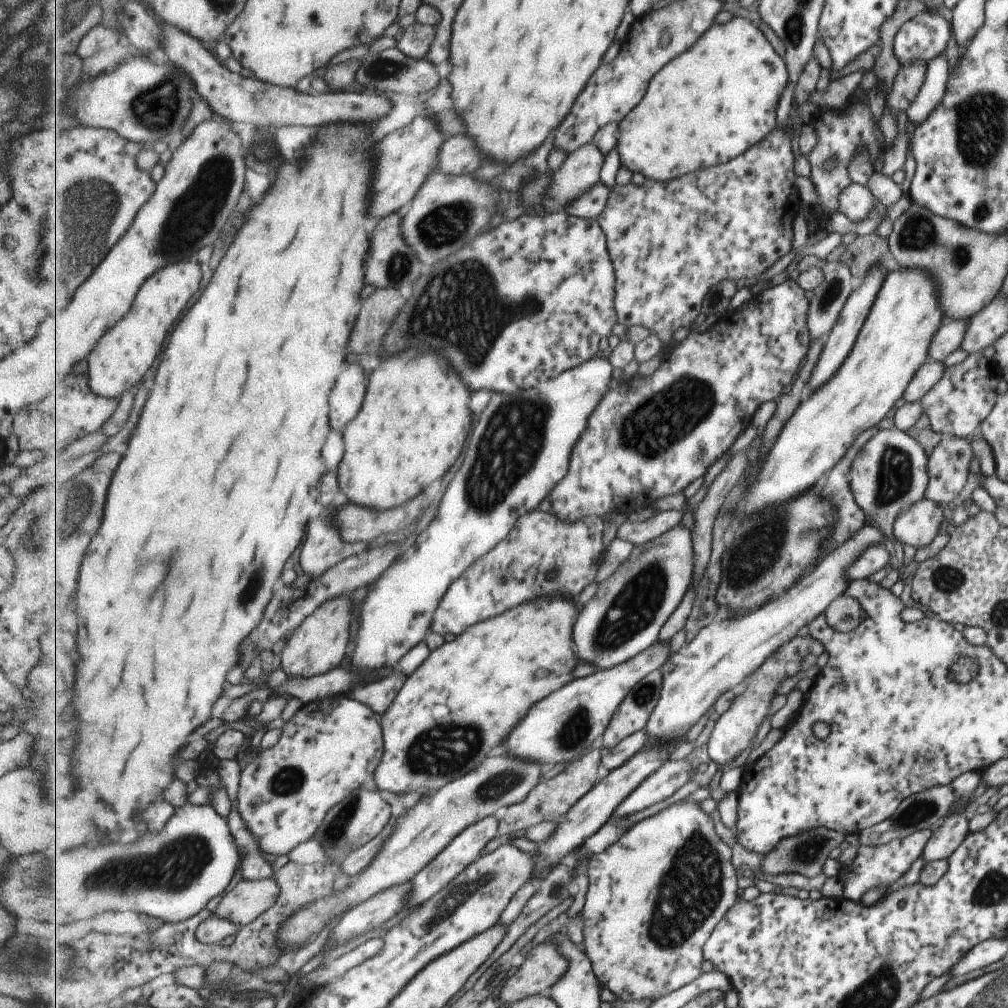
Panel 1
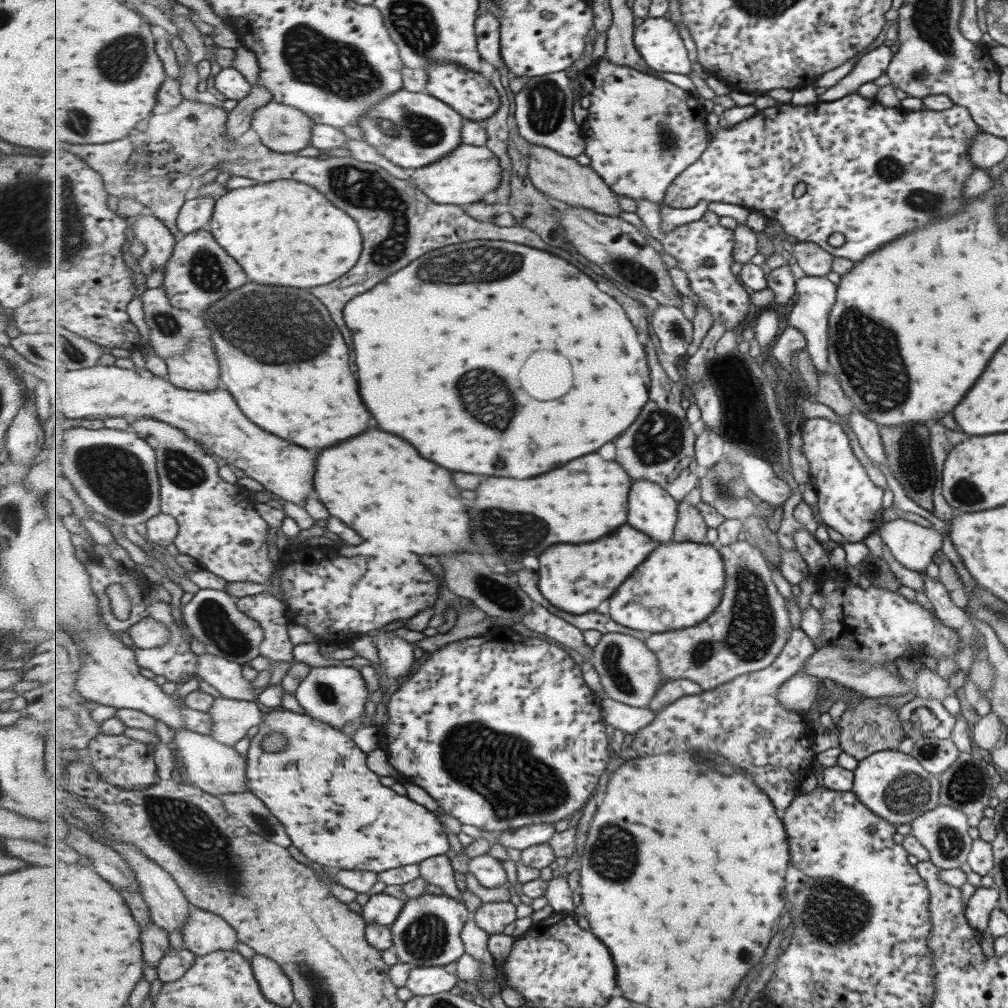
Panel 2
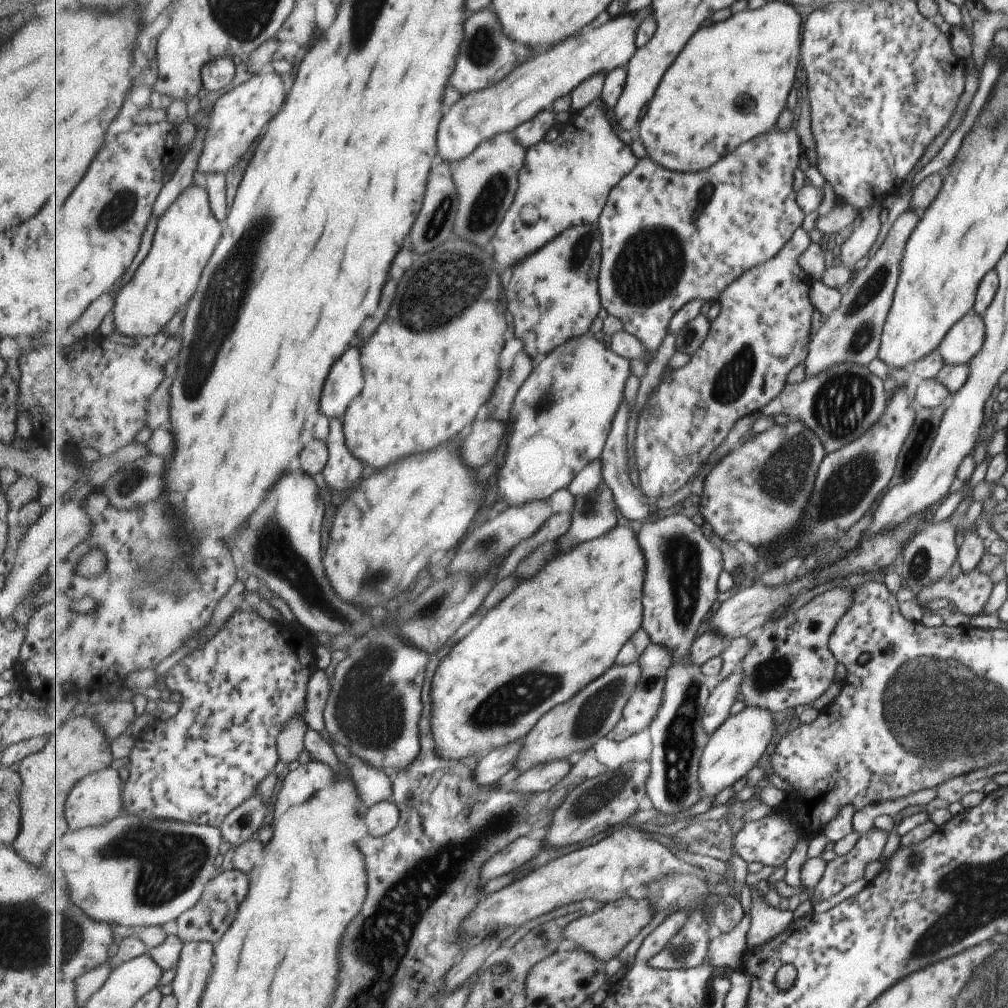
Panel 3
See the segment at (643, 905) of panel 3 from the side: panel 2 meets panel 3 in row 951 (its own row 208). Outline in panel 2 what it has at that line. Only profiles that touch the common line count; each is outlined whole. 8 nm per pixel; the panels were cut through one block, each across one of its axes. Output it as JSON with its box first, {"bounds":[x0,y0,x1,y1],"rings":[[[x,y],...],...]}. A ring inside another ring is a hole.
{"bounds":[529,143,623,216],"rings":[[[529,143],[529,152],[529,176],[534,185],[546,195],[570,206],[589,208],[605,216],[621,216],[623,210],[619,204],[619,195],[593,167],[582,166],[575,158],[563,156],[553,148],[537,146],[537,144]]]}

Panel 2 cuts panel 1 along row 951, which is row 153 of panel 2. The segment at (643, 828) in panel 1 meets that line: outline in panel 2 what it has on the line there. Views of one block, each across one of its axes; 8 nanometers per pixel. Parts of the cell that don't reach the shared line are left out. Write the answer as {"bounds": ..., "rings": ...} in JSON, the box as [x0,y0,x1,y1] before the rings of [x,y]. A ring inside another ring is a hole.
{"bounds":[577,58,712,232],"rings":[[[607,58],[582,70],[577,79],[582,91],[585,90],[593,100],[593,106],[589,108],[591,112],[589,126],[593,132],[589,132],[589,128],[584,128],[582,131],[587,142],[585,154],[591,158],[590,167],[593,167],[618,195],[631,198],[635,202],[639,200],[657,202],[661,206],[661,216],[663,216],[661,228],[665,232],[703,218],[708,210],[706,200],[701,200],[693,208],[670,207],[666,201],[669,187],[687,168],[701,159],[704,152],[708,150],[709,143],[712,142],[712,137],[707,130],[707,114],[709,114],[707,108],[697,98],[693,98],[687,90],[655,75],[629,66],[613,64]]]}

